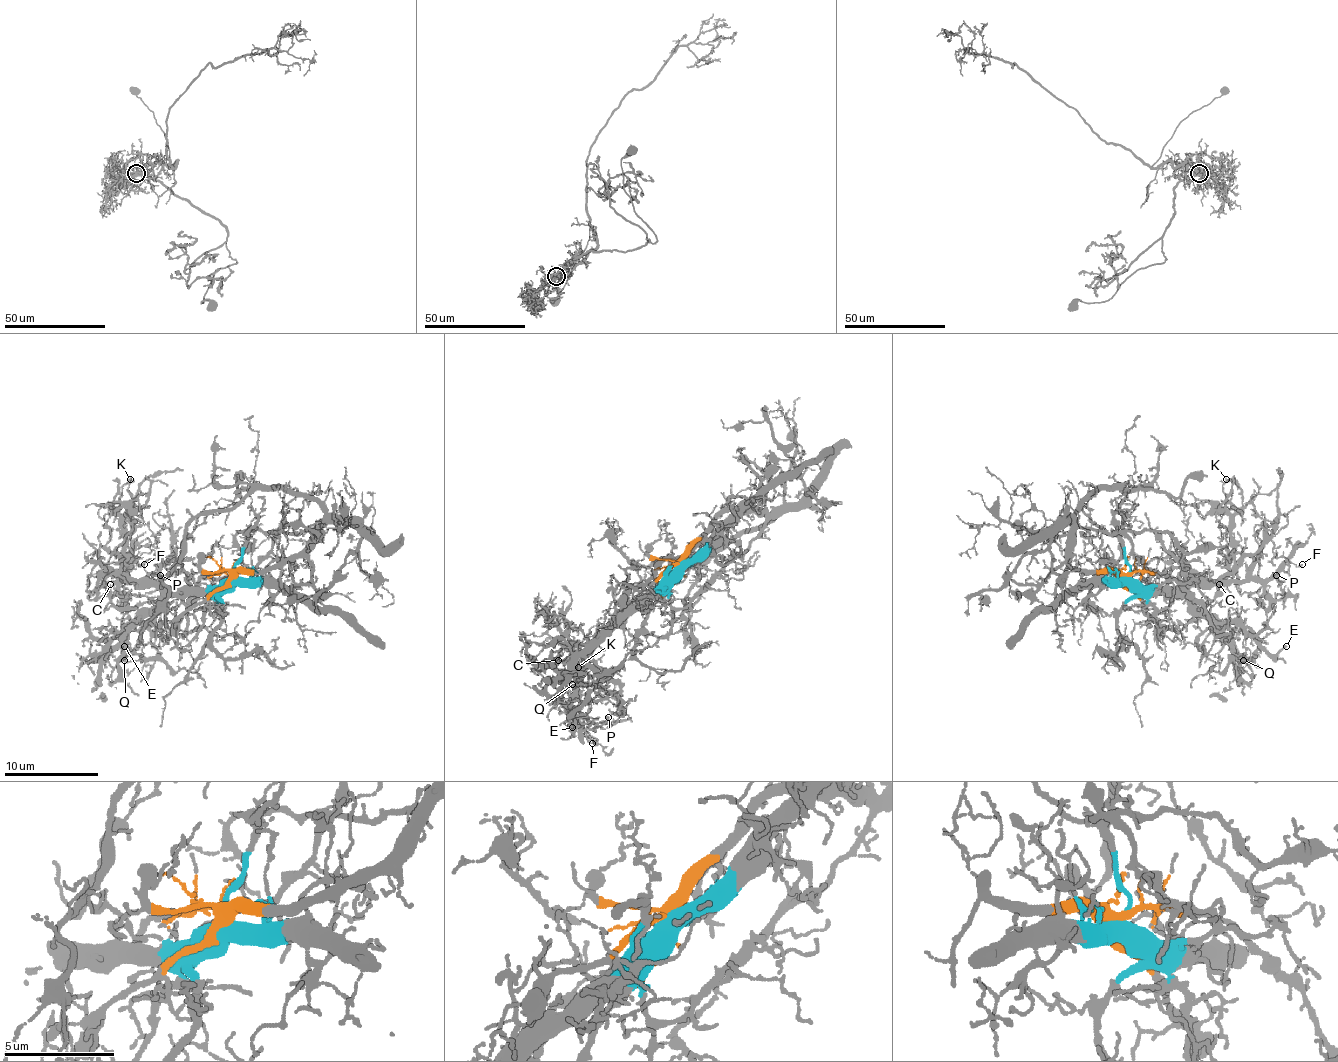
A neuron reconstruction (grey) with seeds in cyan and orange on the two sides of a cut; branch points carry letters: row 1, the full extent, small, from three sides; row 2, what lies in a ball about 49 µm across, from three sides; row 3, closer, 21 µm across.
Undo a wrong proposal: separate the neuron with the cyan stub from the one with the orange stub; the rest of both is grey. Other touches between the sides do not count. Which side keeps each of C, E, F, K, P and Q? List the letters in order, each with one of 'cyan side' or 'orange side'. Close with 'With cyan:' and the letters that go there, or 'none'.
C: cyan side
E: cyan side
F: cyan side
K: cyan side
P: cyan side
Q: cyan side
With cyan: C, E, F, K, P, Q

